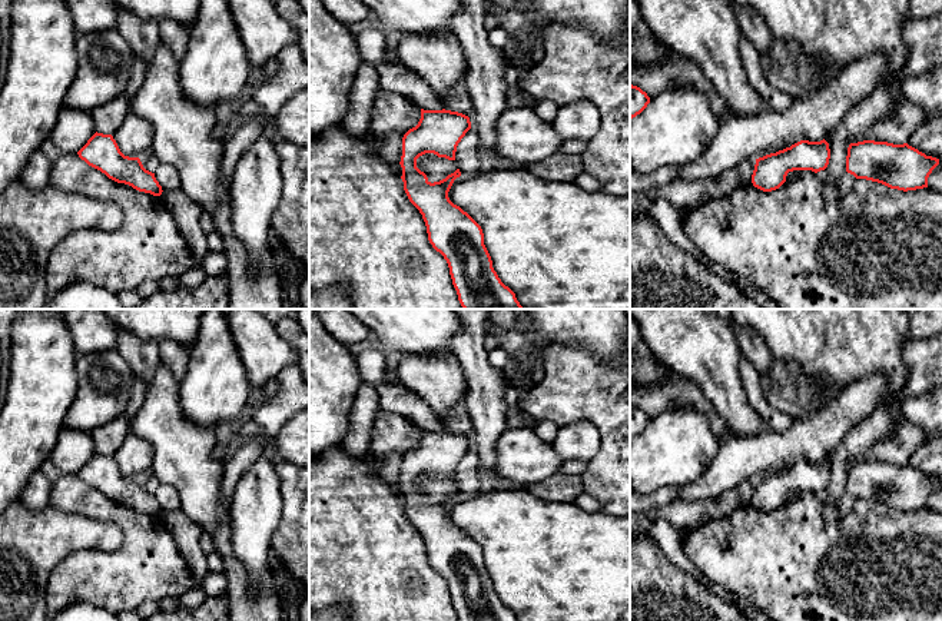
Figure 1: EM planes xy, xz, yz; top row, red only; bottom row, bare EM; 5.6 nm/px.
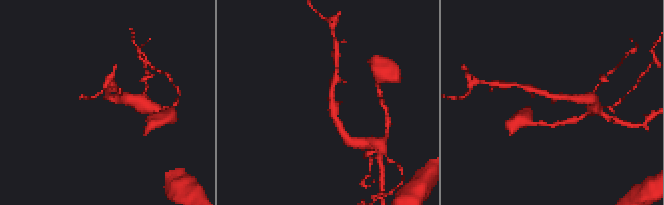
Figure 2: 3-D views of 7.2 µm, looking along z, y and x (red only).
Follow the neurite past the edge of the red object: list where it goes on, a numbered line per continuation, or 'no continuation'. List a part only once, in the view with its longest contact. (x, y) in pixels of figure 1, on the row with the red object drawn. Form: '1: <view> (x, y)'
no continuation

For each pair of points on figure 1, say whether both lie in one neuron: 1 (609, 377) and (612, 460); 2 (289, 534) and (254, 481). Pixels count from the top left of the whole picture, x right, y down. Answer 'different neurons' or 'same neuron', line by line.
1: same neuron
2: different neurons

